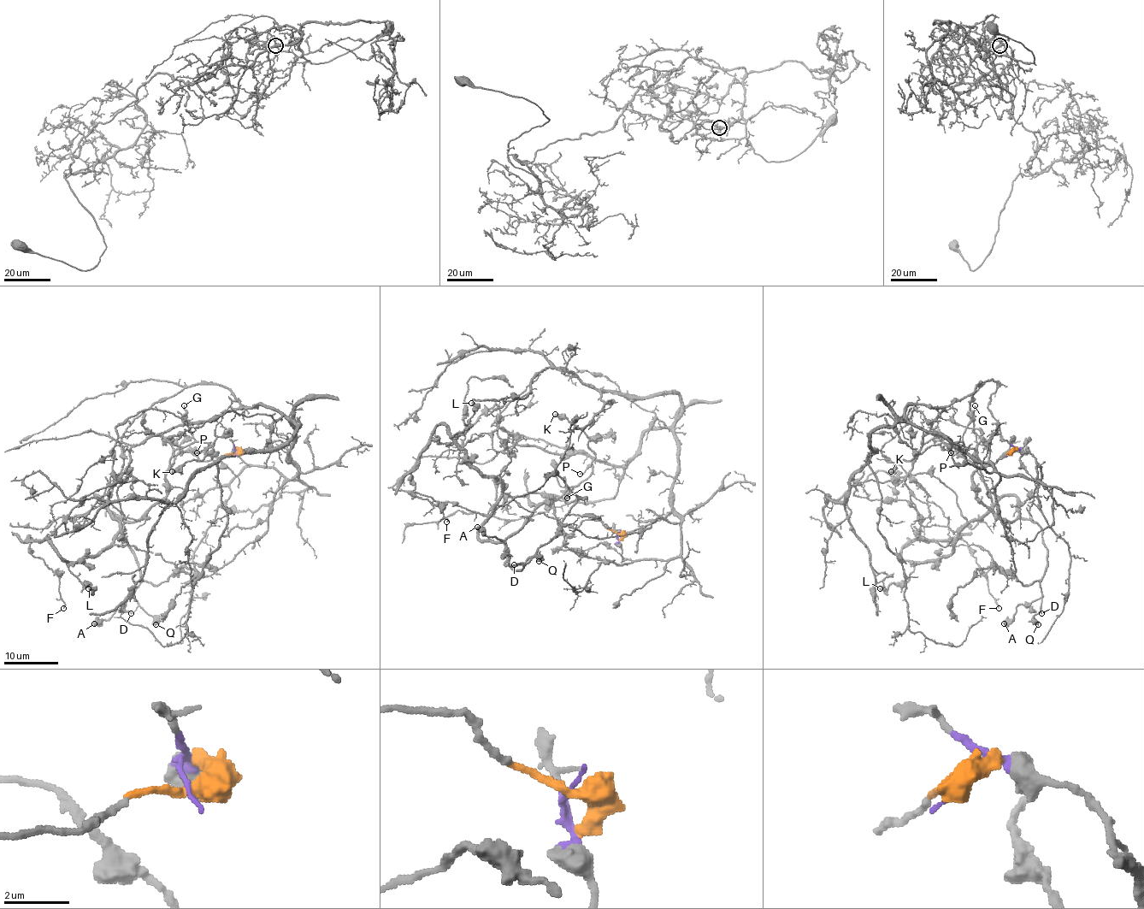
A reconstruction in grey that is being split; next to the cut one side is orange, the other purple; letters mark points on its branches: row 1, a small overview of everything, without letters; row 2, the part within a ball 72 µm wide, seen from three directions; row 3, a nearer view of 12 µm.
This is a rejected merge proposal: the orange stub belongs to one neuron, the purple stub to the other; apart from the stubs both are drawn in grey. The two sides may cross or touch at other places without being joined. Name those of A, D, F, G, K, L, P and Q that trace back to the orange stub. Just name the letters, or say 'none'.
A, D, F, G, K, L, P, Q

